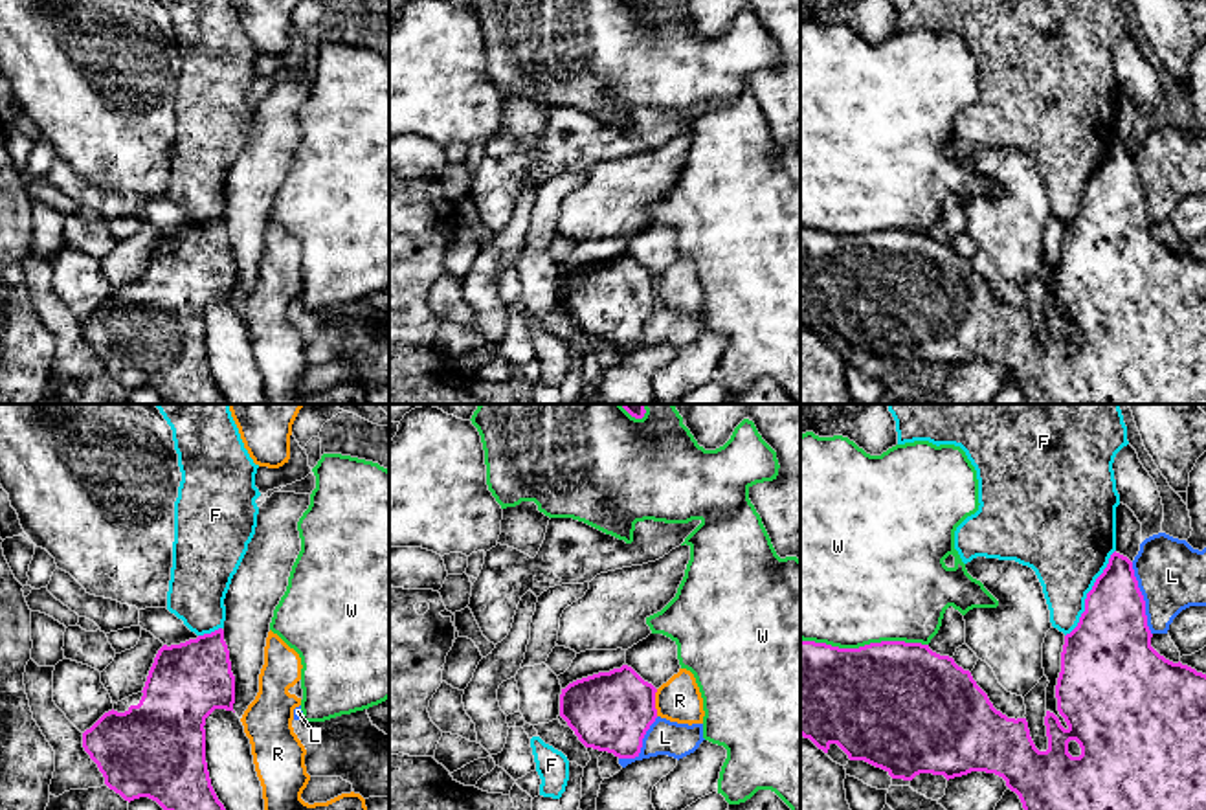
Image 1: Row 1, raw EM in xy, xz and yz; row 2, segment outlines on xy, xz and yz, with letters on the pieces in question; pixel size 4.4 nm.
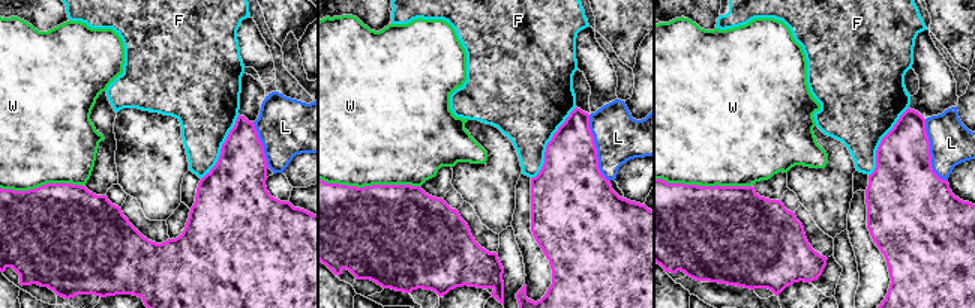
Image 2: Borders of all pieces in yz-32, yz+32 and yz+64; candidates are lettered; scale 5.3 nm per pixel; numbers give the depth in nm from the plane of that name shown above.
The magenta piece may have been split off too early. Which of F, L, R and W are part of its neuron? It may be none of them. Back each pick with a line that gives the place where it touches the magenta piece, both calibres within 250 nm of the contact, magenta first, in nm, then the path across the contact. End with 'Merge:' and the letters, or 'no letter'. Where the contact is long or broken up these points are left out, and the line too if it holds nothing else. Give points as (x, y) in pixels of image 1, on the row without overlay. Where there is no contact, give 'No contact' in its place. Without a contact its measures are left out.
Merge: no letter

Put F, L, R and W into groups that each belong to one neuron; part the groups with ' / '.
F / L / R / W

